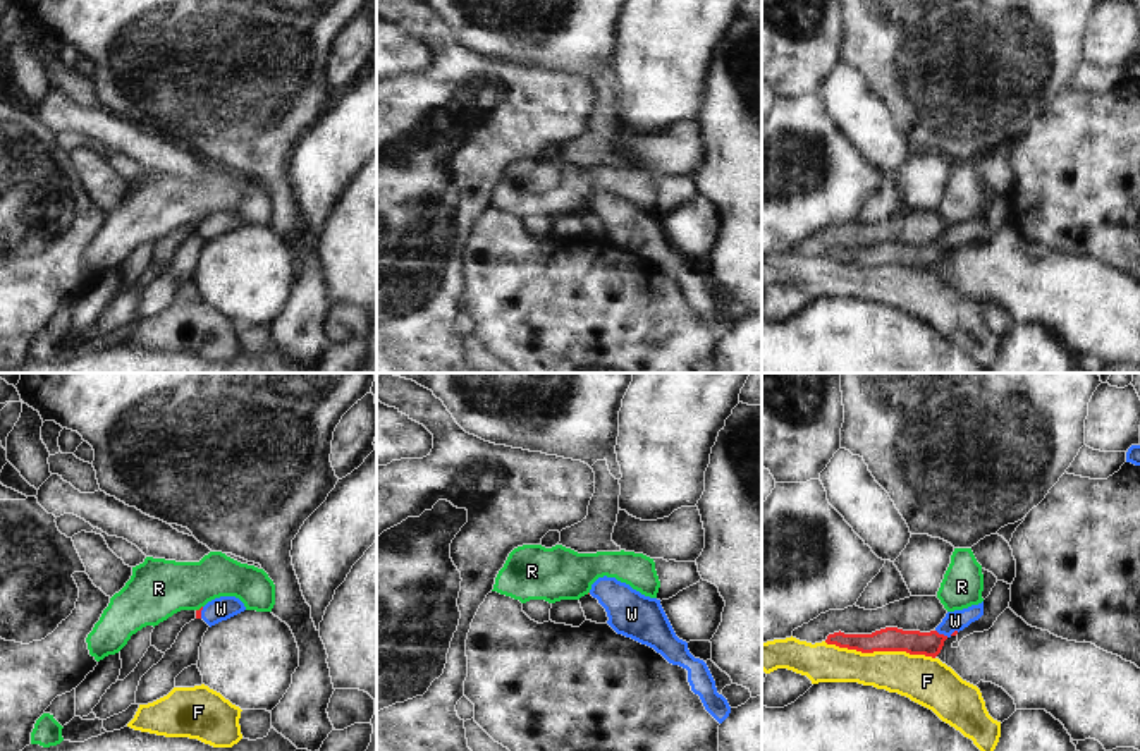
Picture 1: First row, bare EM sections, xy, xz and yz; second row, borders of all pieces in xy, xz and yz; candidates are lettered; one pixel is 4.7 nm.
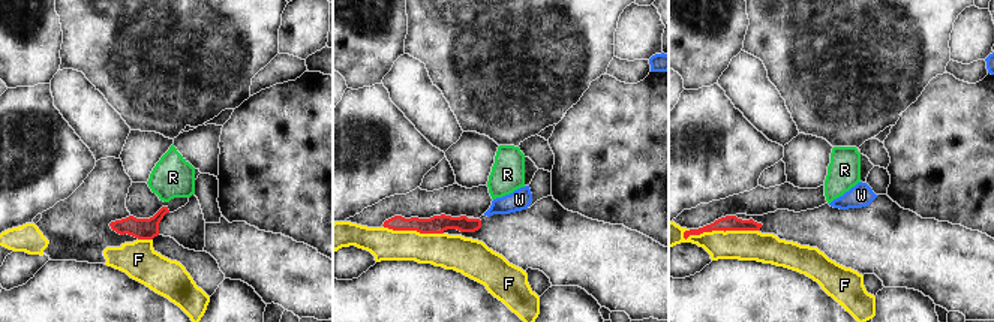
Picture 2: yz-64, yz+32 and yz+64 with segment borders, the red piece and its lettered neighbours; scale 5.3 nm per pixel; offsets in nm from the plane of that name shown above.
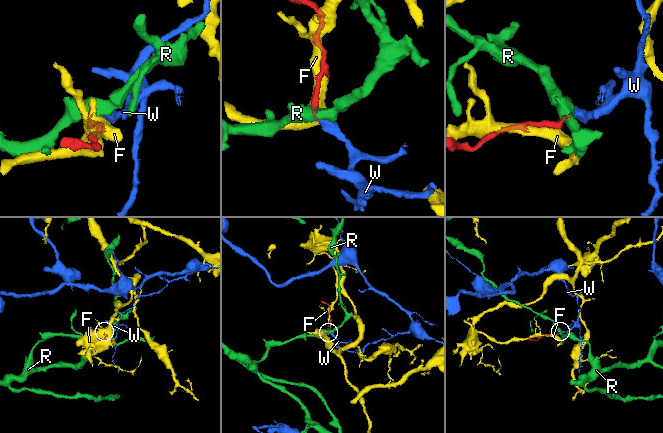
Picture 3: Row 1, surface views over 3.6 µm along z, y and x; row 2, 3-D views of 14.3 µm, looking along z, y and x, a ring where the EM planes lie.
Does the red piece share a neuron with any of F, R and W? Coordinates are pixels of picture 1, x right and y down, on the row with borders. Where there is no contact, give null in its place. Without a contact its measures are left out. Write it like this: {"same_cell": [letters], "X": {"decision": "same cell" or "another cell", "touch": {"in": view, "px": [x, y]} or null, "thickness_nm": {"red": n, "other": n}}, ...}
{"same_cell": ["W"], "F": {"decision": "another cell", "touch": {"in": "yz", "px": [879, 650]}, "thickness_nm": {"red": 110, "other": 220}}, "R": {"decision": "another cell", "touch": {"in": "xy", "px": [200, 609]}, "thickness_nm": {"red": 30, "other": 280}}, "W": {"decision": "same cell", "touch": {"in": "yz", "px": [946, 636]}, "thickness_nm": {"red": 110, "other": 100}}}

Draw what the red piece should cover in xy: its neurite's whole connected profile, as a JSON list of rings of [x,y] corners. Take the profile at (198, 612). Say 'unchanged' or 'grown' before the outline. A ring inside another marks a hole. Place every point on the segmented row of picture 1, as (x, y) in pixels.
grown; [[[220,596],[196,610],[196,619],[203,619],[210,627],[244,612],[244,603],[236,596]]]

